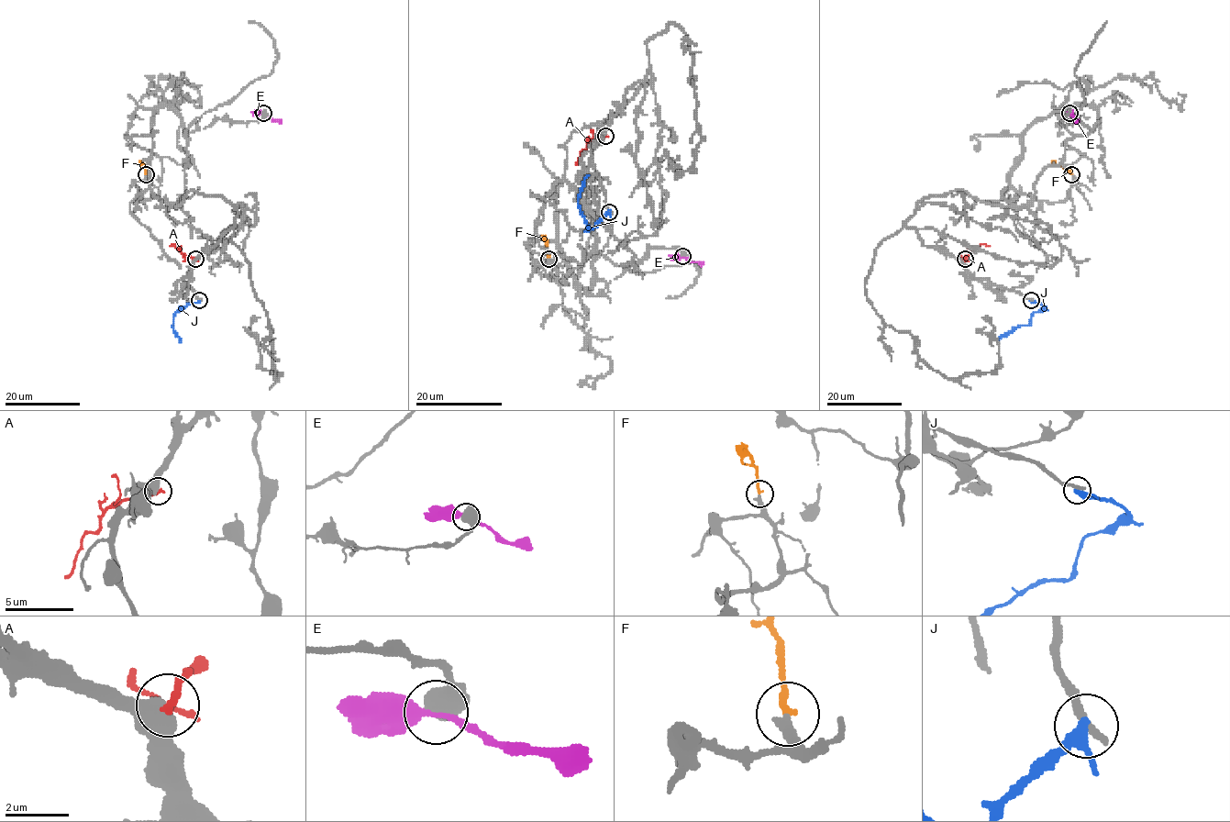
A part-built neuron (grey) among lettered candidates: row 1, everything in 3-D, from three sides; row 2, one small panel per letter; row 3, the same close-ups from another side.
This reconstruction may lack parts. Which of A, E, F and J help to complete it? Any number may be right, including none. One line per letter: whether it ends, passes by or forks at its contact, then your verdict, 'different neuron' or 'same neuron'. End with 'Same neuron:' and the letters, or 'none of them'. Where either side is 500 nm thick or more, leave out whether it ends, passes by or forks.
A: it ends | different neuron
E: different neuron
F: it ends | same neuron
J: it passes by | different neuron
Same neuron: F

